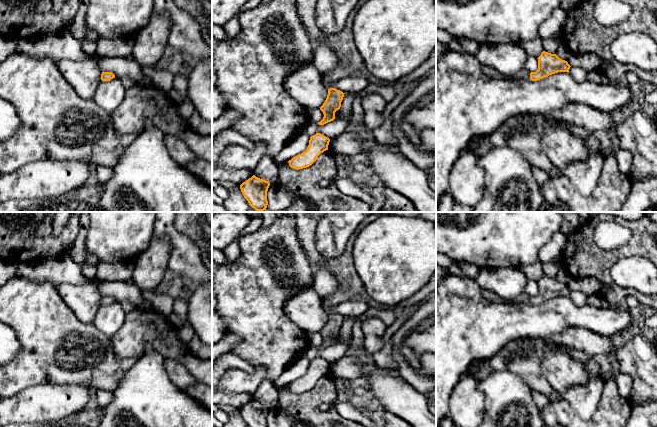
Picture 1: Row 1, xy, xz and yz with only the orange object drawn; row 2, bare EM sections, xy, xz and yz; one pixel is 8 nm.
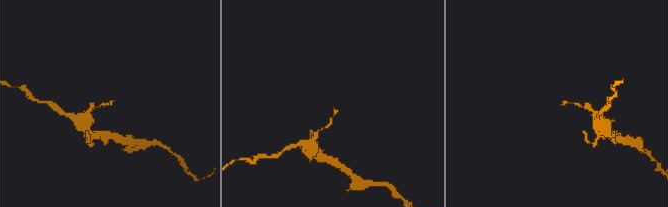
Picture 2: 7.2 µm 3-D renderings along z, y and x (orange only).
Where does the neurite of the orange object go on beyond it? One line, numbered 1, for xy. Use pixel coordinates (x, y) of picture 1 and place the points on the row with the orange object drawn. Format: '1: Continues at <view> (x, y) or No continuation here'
1: No continuation here

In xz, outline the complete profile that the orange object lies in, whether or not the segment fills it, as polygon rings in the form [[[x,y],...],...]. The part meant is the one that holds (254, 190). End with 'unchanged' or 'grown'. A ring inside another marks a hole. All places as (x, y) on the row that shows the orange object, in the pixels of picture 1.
[[[255,175],[240,185],[241,192],[249,205],[256,211],[264,211],[267,208],[267,191],[270,183]]] | unchanged

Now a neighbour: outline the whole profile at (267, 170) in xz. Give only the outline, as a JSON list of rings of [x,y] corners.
[[[264,156],[255,169],[254,175],[269,183],[274,182],[278,176],[278,166],[274,163],[273,157]]]

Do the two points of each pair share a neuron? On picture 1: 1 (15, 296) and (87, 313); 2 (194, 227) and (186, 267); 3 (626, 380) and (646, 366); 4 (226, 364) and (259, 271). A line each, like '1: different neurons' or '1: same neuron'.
1: different neurons
2: different neurons
3: different neurons
4: different neurons

